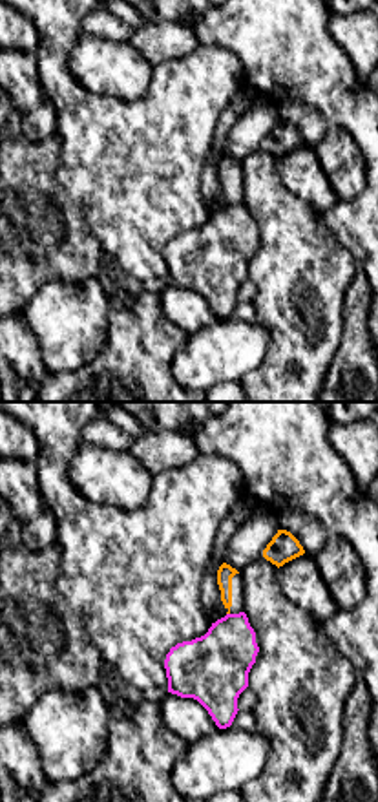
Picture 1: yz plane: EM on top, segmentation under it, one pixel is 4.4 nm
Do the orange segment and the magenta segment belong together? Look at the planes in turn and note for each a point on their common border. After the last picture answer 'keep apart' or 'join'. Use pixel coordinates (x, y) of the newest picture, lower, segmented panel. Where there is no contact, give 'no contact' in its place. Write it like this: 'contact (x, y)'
no contact

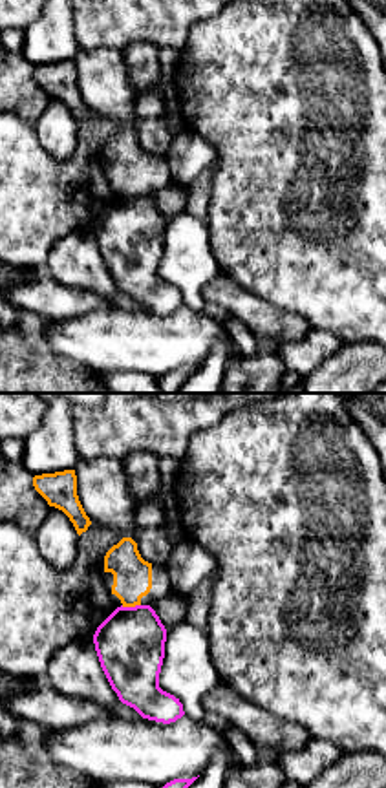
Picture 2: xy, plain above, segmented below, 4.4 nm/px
contact (130, 606)

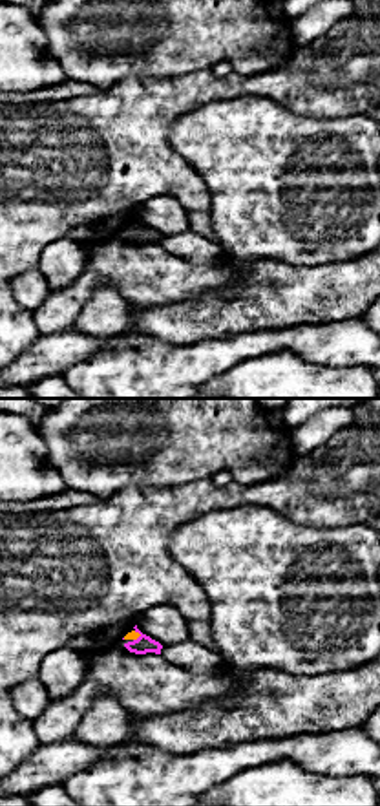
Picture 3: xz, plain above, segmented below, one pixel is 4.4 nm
contact (137, 636)

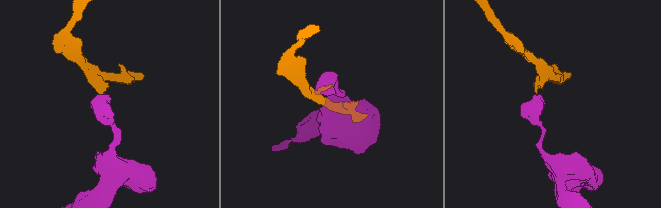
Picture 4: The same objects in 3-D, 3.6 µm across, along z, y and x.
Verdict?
keep apart

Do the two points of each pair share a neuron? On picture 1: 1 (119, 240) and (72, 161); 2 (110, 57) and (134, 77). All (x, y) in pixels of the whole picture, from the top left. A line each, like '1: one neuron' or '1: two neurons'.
1: one neuron
2: one neuron

